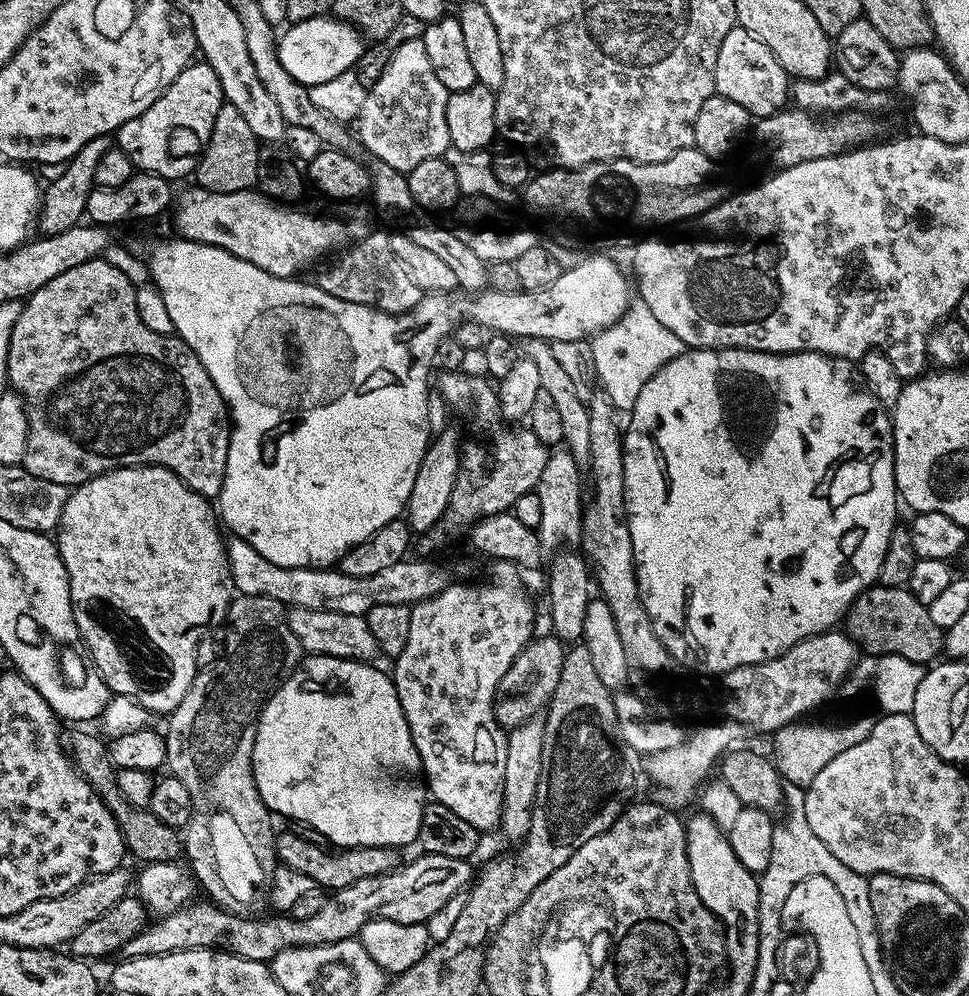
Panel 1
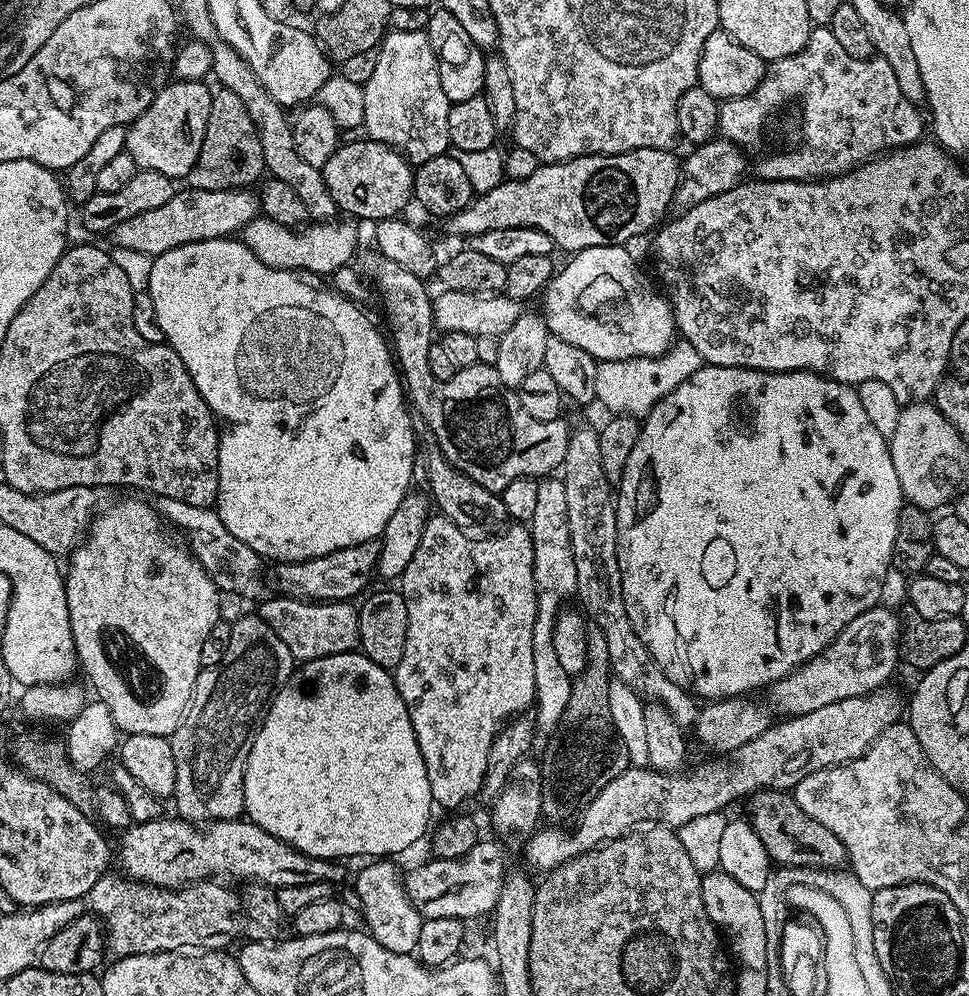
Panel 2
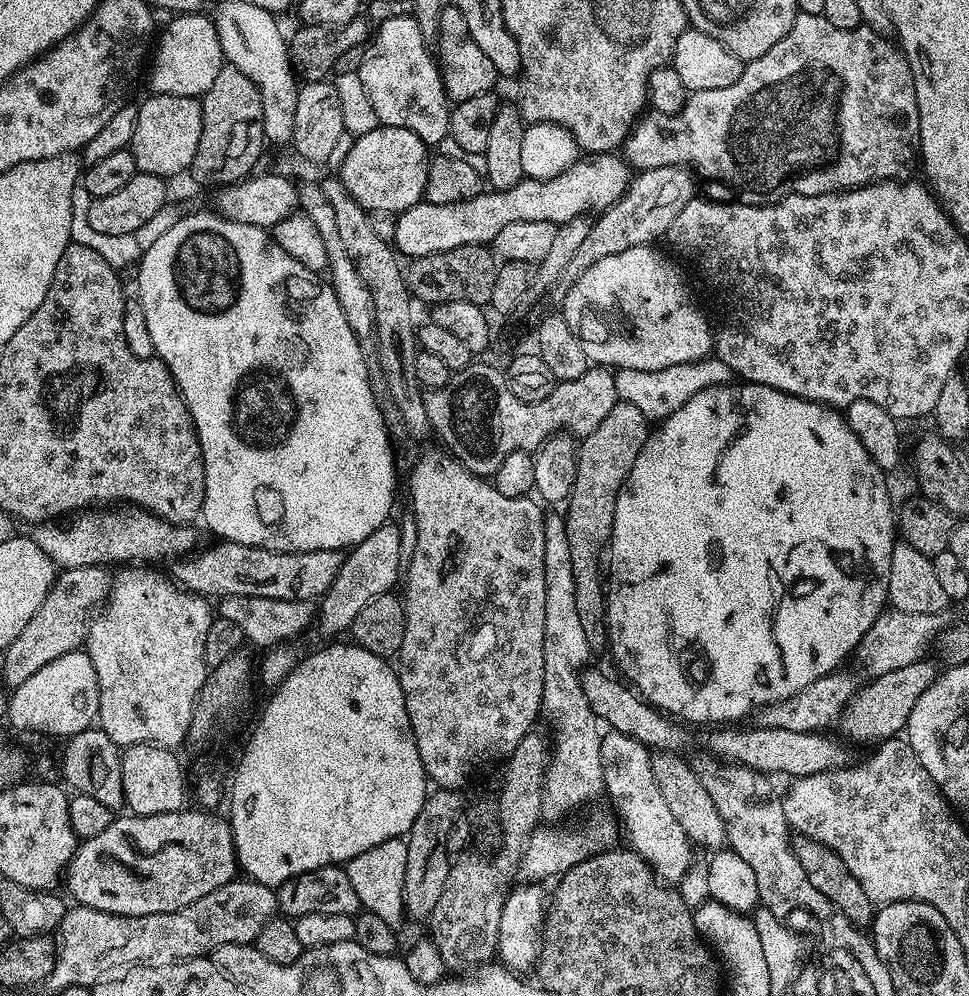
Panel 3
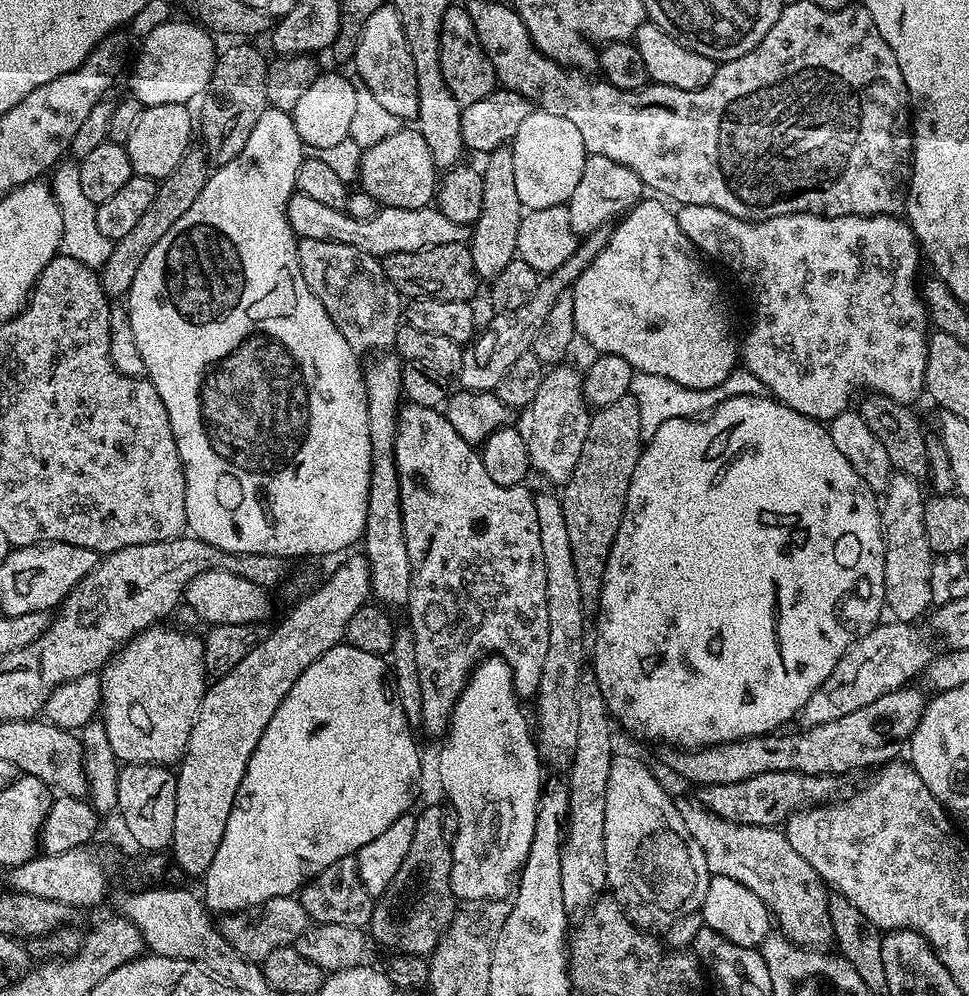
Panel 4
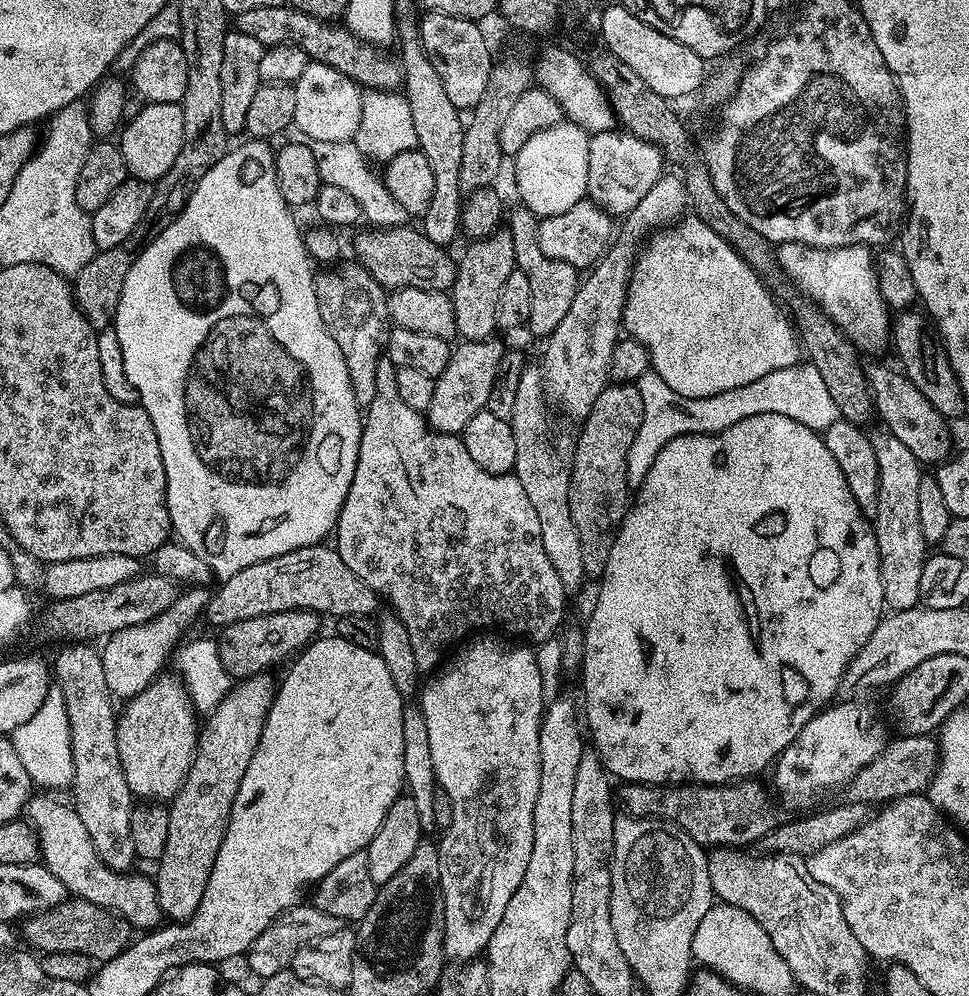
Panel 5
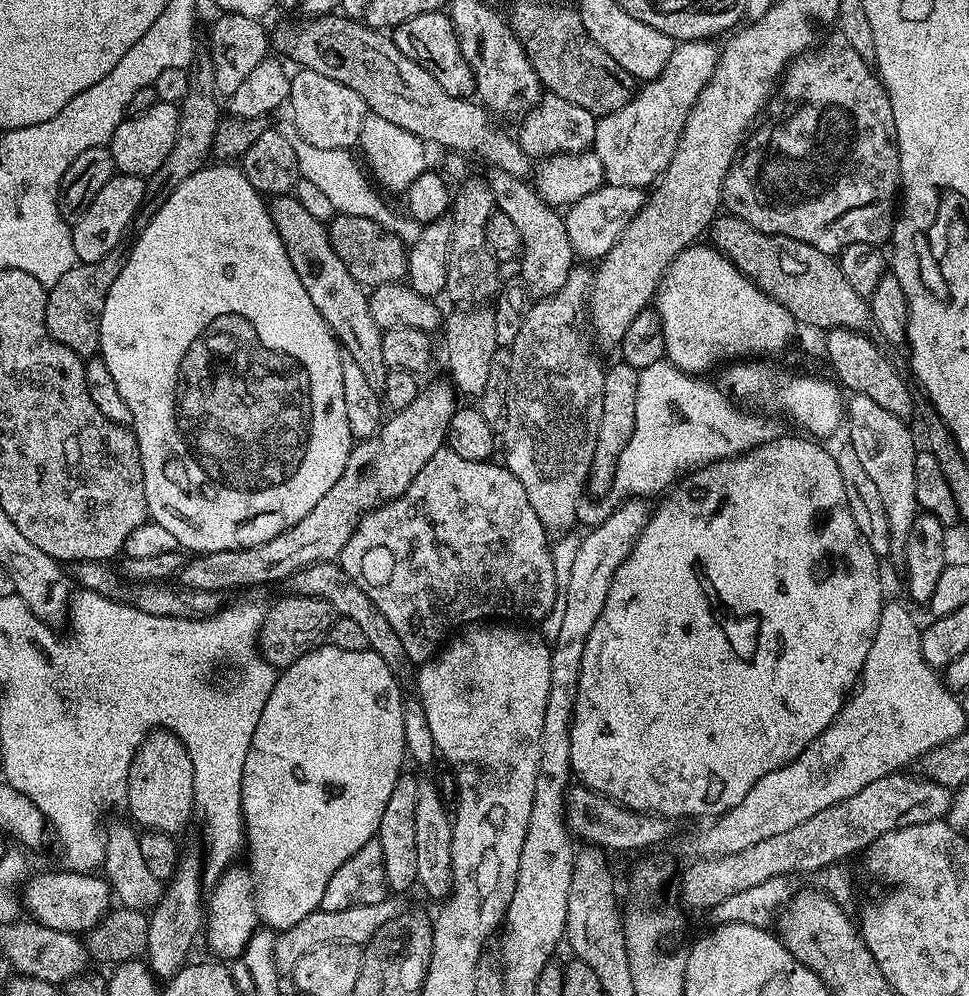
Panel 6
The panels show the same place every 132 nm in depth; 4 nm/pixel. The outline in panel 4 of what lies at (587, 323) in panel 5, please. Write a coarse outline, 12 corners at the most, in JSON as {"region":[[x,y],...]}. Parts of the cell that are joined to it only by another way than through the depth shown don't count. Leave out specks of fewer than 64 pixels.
{"region":[[556,366],[527,409],[529,462],[567,484],[590,430],[579,371]]}

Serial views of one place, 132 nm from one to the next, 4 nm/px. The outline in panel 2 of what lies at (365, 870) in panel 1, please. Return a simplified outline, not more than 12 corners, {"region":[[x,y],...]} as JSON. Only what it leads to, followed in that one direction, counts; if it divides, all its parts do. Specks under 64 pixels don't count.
{"region":[[247,818],[123,829],[119,871],[173,890],[224,878],[336,882]]}

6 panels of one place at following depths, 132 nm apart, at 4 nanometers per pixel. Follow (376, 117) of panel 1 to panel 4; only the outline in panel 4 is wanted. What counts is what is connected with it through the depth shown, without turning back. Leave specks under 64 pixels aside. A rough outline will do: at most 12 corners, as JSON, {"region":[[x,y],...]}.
{"region":[[390,2],[366,18],[355,75],[390,114],[415,121],[418,86]]}

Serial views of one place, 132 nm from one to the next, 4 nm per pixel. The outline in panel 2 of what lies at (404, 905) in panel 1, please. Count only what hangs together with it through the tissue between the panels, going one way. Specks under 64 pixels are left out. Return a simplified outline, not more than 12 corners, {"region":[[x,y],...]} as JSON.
{"region":[[477,840],[462,858],[403,873],[425,920],[471,922],[495,909],[504,852]]}

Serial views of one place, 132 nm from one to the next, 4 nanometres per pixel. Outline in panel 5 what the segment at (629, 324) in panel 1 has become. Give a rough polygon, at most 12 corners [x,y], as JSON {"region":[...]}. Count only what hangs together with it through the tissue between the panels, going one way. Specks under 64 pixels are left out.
{"region":[[807,362],[710,398],[682,398],[651,370],[634,383],[642,426],[628,483],[679,436],[786,414],[821,434],[841,419]]}

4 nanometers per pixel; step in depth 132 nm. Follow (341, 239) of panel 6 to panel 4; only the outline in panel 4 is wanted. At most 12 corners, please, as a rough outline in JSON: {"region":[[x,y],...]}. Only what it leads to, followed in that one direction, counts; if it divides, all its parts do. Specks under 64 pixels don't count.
{"region":[[464,242],[390,254],[404,298],[471,301],[478,285]]}

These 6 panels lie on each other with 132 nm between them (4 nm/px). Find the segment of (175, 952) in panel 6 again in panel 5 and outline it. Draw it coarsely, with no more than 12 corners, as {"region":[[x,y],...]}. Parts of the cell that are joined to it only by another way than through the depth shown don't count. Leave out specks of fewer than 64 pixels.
{"region":[[277,685],[207,713],[155,865],[160,911],[198,910]]}

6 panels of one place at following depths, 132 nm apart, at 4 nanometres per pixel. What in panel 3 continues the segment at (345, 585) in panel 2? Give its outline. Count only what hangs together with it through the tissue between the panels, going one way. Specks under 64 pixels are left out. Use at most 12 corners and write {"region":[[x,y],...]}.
{"region":[[216,542],[171,579],[205,598],[319,601],[341,550]]}

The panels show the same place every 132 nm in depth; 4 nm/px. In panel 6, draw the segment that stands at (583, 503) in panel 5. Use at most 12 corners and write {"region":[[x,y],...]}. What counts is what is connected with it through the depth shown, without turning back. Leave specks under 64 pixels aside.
{"region":[[623,362],[602,382],[602,418],[587,491],[614,488],[634,434],[640,369]]}

